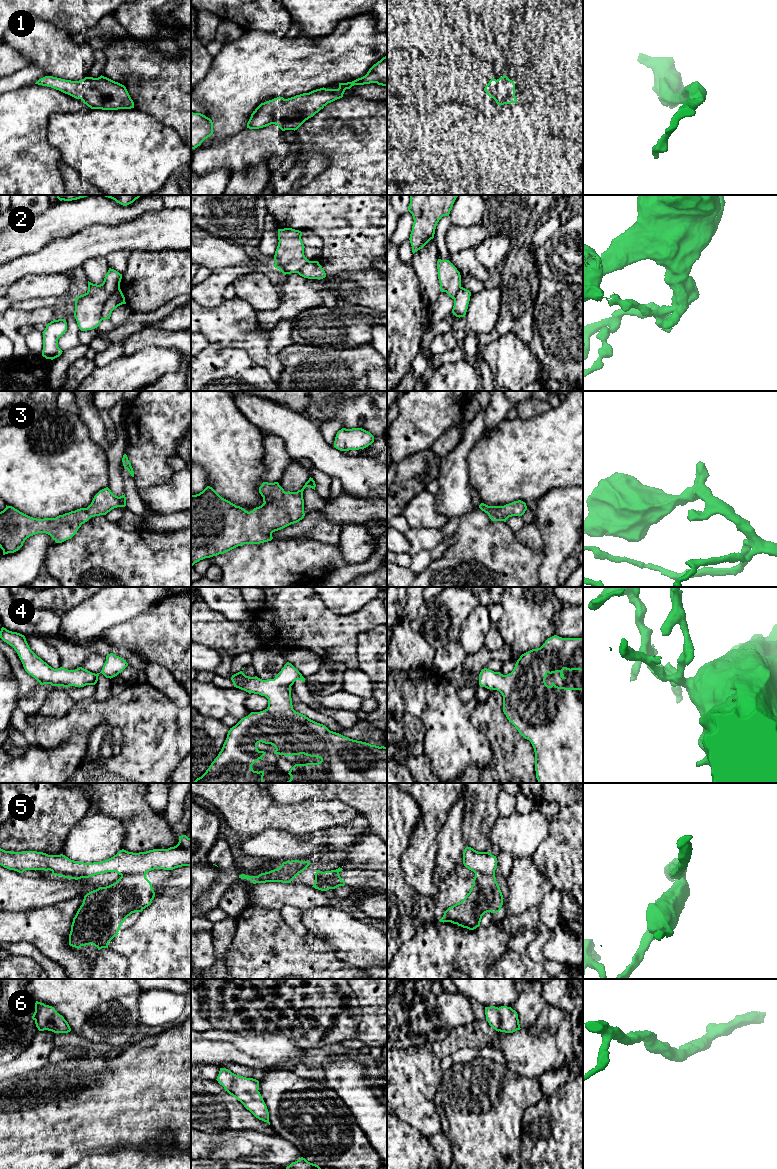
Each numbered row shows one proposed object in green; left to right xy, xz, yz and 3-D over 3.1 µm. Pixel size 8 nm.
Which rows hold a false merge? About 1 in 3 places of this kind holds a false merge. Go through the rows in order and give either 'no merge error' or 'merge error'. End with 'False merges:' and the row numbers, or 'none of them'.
1: no merge error
2: merge error
3: no merge error
4: no merge error
5: merge error
6: no merge error
False merges: 2, 5

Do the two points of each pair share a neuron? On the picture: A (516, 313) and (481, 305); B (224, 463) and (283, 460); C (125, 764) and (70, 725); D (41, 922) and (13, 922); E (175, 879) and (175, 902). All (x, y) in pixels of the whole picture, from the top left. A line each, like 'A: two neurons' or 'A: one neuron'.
A: two neurons
B: two neurons
C: one neuron
D: one neuron
E: two neurons

